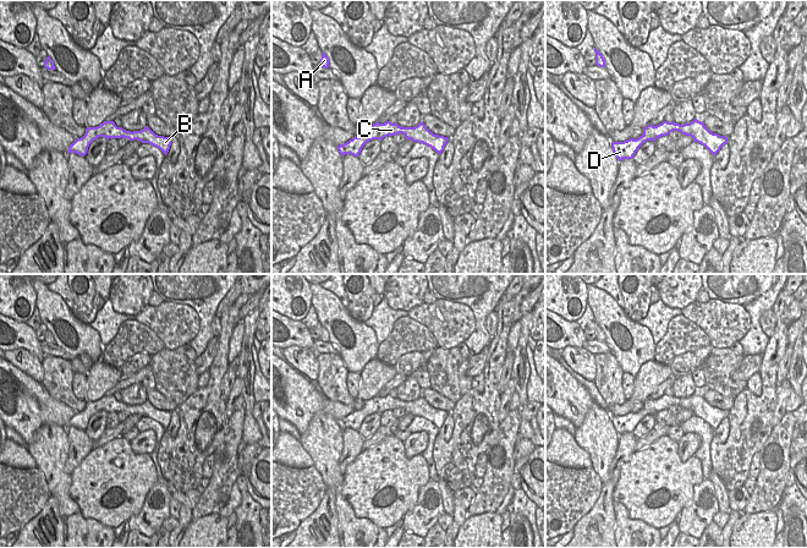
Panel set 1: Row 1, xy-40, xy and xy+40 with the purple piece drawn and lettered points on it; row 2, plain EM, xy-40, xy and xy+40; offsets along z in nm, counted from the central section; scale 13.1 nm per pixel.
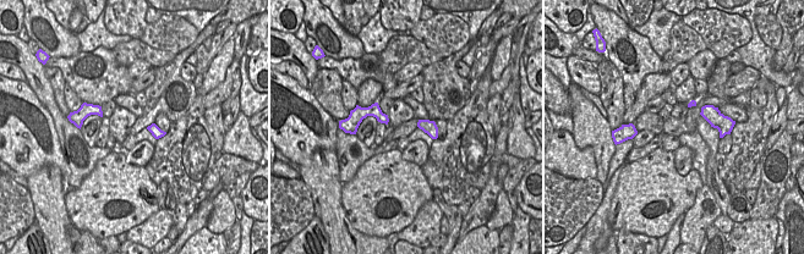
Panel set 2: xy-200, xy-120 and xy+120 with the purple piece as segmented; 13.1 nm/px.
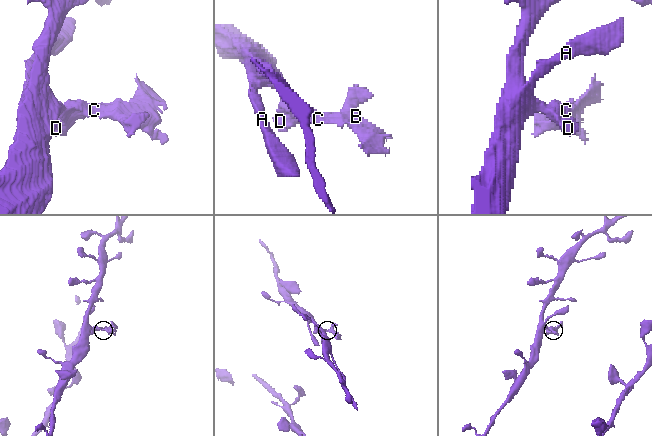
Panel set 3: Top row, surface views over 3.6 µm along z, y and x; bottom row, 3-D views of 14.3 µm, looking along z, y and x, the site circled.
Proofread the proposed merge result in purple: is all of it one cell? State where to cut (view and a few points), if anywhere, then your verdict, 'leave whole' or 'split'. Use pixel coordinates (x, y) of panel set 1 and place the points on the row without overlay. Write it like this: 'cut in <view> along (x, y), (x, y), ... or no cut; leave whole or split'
cut in xy+40 along (670, 396), (679, 404); split

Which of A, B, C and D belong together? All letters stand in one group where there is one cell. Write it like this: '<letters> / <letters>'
A C D / B

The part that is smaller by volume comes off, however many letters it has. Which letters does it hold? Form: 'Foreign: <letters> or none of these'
Foreign: B

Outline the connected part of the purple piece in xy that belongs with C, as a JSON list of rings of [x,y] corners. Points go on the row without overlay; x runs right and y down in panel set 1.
[[[386,395],[384,398],[375,396],[370,400],[364,401],[363,407],[359,411],[353,411],[348,416],[337,420],[340,429],[351,428],[358,431],[363,420],[372,413],[383,413],[388,410],[395,410],[405,405],[397,398],[391,398]]]

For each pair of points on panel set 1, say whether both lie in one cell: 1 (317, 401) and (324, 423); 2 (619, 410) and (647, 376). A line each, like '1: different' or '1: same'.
1: different
2: same

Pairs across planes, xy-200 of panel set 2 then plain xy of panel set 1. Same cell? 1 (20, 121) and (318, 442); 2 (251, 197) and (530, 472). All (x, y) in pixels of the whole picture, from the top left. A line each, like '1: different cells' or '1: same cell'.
1: different cells
2: same cell

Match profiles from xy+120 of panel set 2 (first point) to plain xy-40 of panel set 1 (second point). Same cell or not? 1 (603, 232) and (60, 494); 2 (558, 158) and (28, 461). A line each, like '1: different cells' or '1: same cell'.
1: different cells
2: same cell

